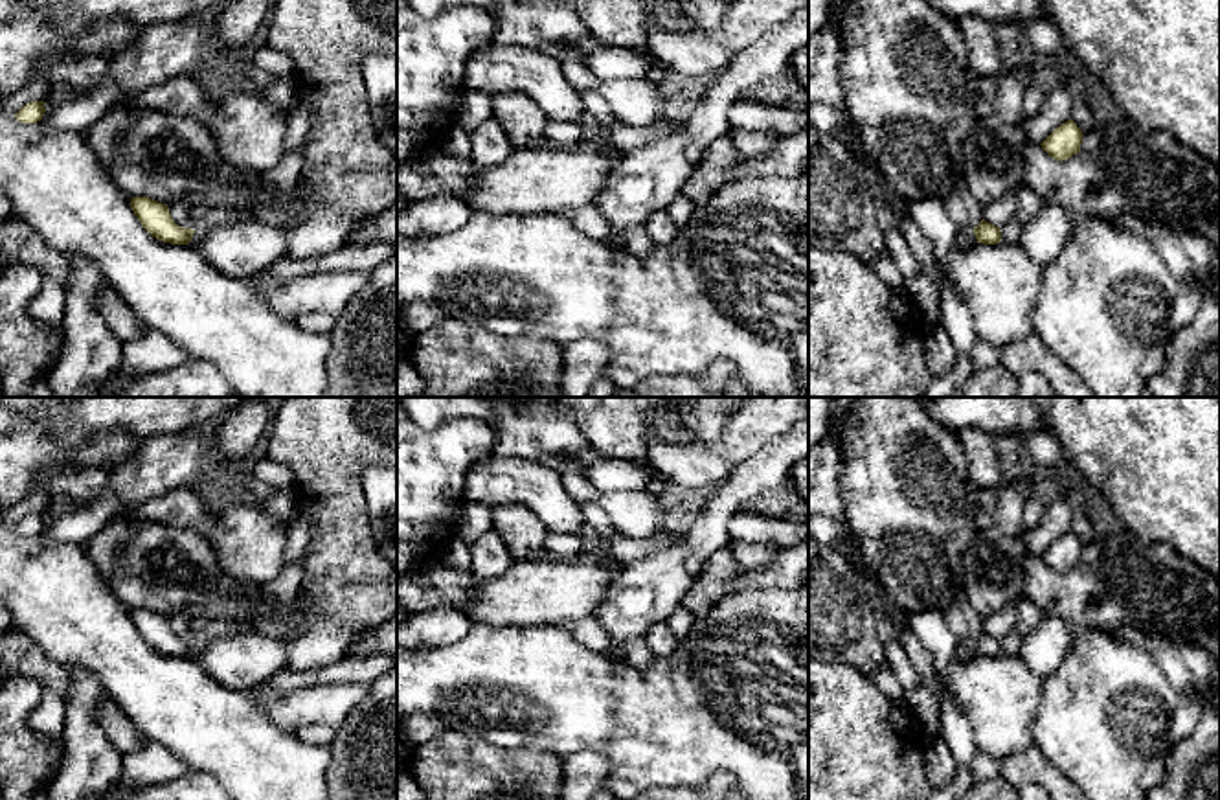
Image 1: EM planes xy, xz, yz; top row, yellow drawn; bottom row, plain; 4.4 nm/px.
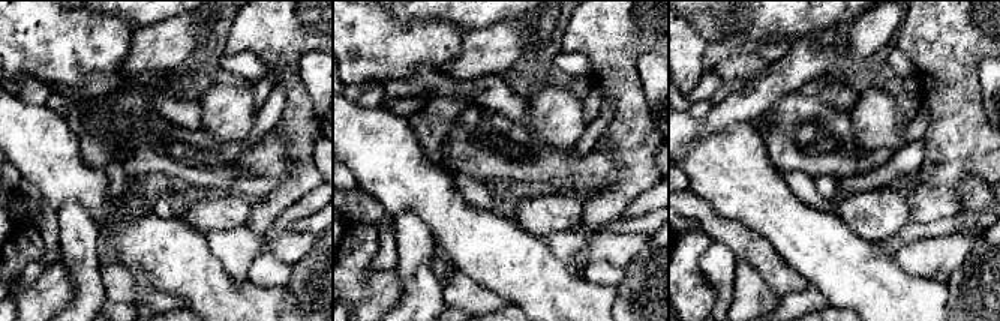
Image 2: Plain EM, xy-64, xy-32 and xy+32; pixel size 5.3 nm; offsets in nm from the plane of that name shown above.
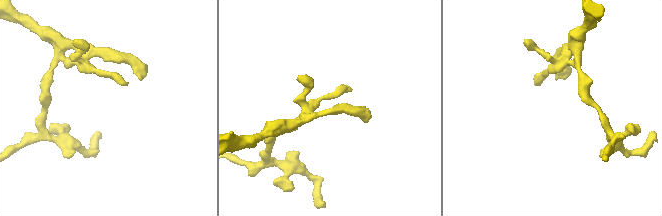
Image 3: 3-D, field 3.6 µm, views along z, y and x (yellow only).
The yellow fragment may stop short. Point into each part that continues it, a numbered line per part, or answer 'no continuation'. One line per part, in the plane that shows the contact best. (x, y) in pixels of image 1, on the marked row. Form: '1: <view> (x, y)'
no continuation

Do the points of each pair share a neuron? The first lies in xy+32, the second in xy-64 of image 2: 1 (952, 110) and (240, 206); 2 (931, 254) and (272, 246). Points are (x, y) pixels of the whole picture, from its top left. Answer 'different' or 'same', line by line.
1: different
2: same

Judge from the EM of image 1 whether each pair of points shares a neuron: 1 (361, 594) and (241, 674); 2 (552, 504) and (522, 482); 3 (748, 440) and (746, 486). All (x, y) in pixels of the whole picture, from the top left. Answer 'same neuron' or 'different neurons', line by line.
1: different neurons
2: same neuron
3: different neurons

